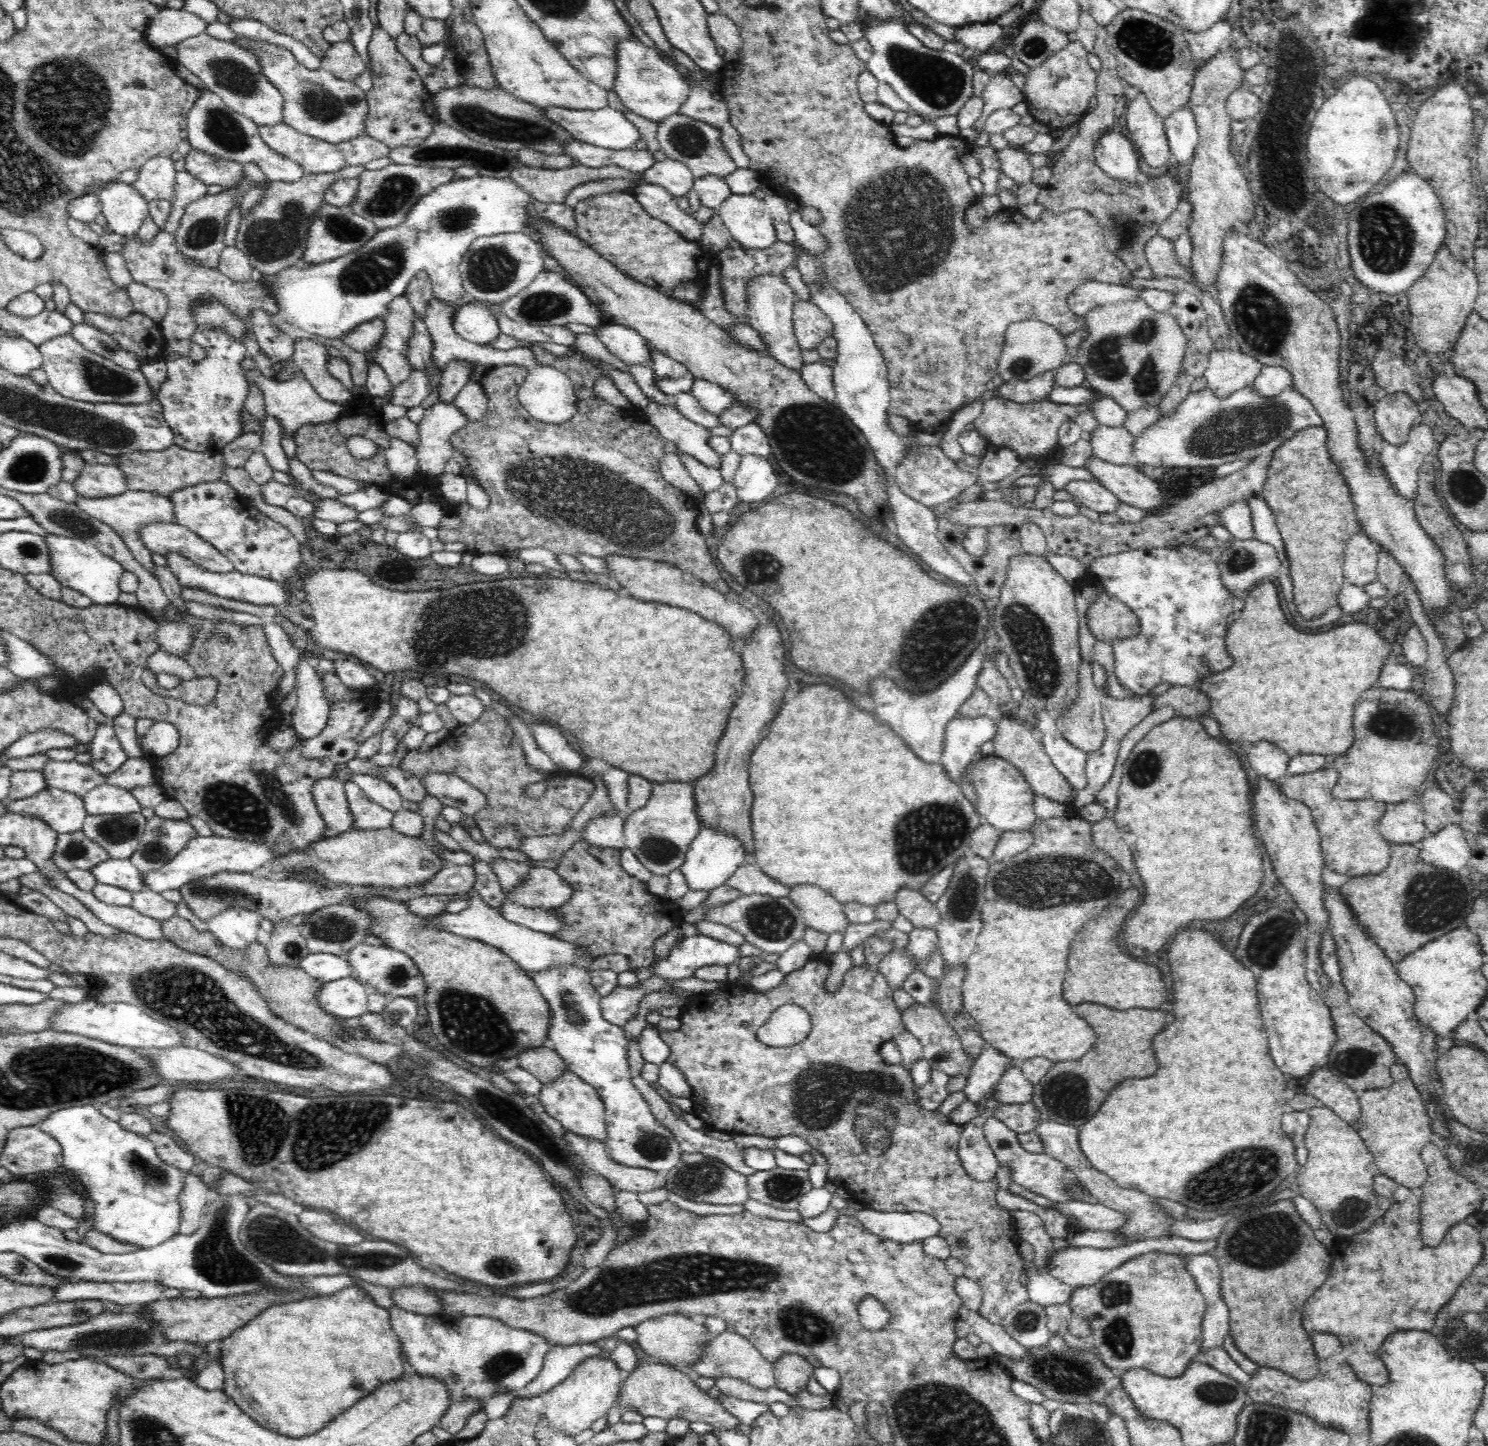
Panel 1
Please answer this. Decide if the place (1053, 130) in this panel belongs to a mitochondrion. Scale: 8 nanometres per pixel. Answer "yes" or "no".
no

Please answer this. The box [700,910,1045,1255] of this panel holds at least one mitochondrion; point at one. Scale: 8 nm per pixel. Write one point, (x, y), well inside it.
(823, 1093)

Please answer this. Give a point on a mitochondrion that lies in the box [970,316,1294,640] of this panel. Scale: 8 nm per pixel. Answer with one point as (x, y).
(1107, 357)

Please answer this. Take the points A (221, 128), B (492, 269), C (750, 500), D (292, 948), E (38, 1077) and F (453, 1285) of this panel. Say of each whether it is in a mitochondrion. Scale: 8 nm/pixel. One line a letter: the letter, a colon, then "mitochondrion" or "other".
A: mitochondrion
B: mitochondrion
C: other
D: mitochondrion
E: mitochondrion
F: other

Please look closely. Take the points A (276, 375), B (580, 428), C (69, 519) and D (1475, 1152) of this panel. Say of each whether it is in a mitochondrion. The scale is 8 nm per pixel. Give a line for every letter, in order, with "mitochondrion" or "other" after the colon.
A: other
B: other
C: mitochondrion
D: mitochondrion

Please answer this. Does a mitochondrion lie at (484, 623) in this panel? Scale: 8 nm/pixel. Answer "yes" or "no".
yes

